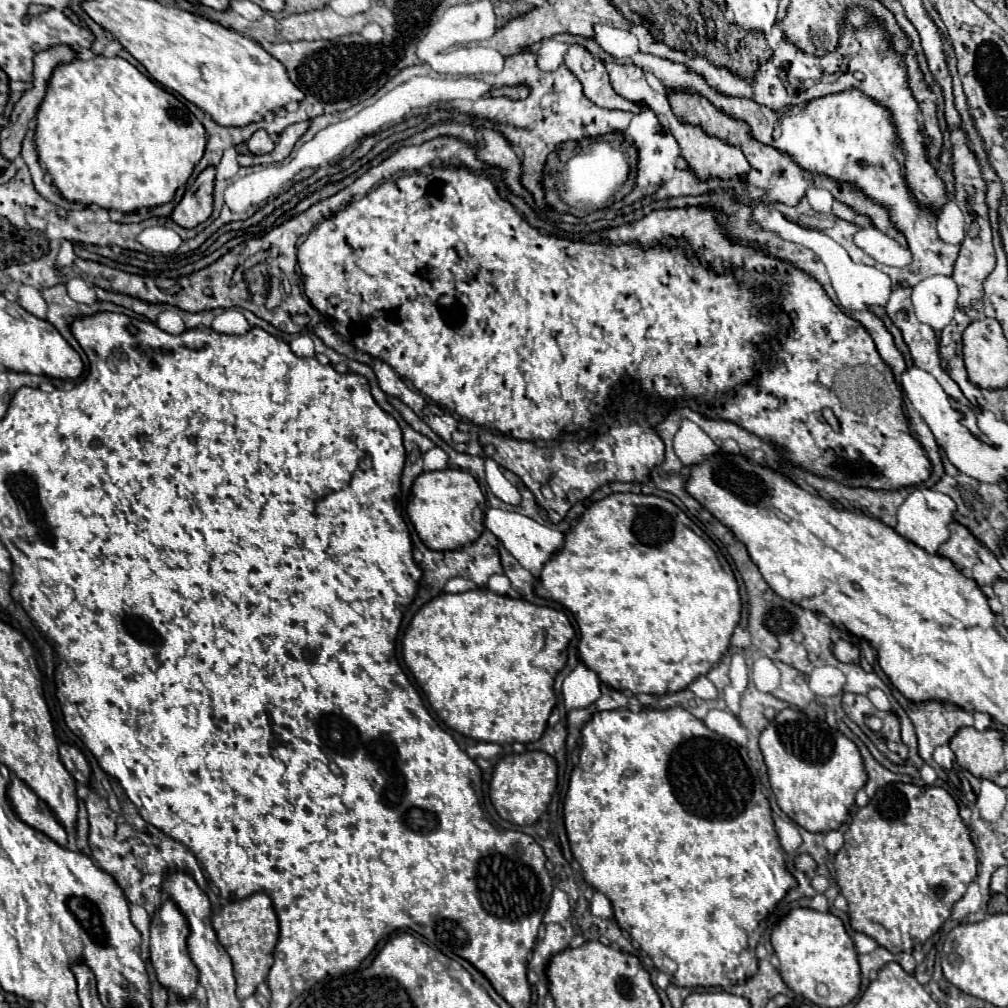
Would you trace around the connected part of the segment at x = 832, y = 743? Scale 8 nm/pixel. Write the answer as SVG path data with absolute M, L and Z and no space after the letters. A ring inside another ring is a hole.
M781 710L775 716L775 722L763 730L759 736L759 746L767 764L767 774L771 788L775 792L779 808L801 828L811 832L827 834L831 830L839 830L841 824L847 820L851 806L855 804L855 788L863 788L867 780L867 772L863 768L863 760L859 754L859 748L843 736L839 730L831 730L829 726L811 720L799 710Z

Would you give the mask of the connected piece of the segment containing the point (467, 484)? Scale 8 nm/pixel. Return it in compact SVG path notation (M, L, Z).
M445 468L437 472L423 472L413 482L411 502L407 516L413 522L419 538L431 546L431 550L455 550L469 542L475 542L485 530L483 526L485 496L477 480L461 468Z

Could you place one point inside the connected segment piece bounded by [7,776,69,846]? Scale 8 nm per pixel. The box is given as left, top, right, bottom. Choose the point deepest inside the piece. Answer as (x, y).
(28, 806)

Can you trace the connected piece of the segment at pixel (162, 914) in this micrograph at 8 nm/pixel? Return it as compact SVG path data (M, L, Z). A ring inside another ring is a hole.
M167 898L151 918L149 950L151 950L151 962L155 966L159 982L183 1000L191 998L197 984L199 984L199 970L197 970L197 966L193 964L193 960L189 958L189 952L187 952L189 934L191 934L191 930L187 930L187 920L183 918L183 912L175 906L175 902L171 902Z

